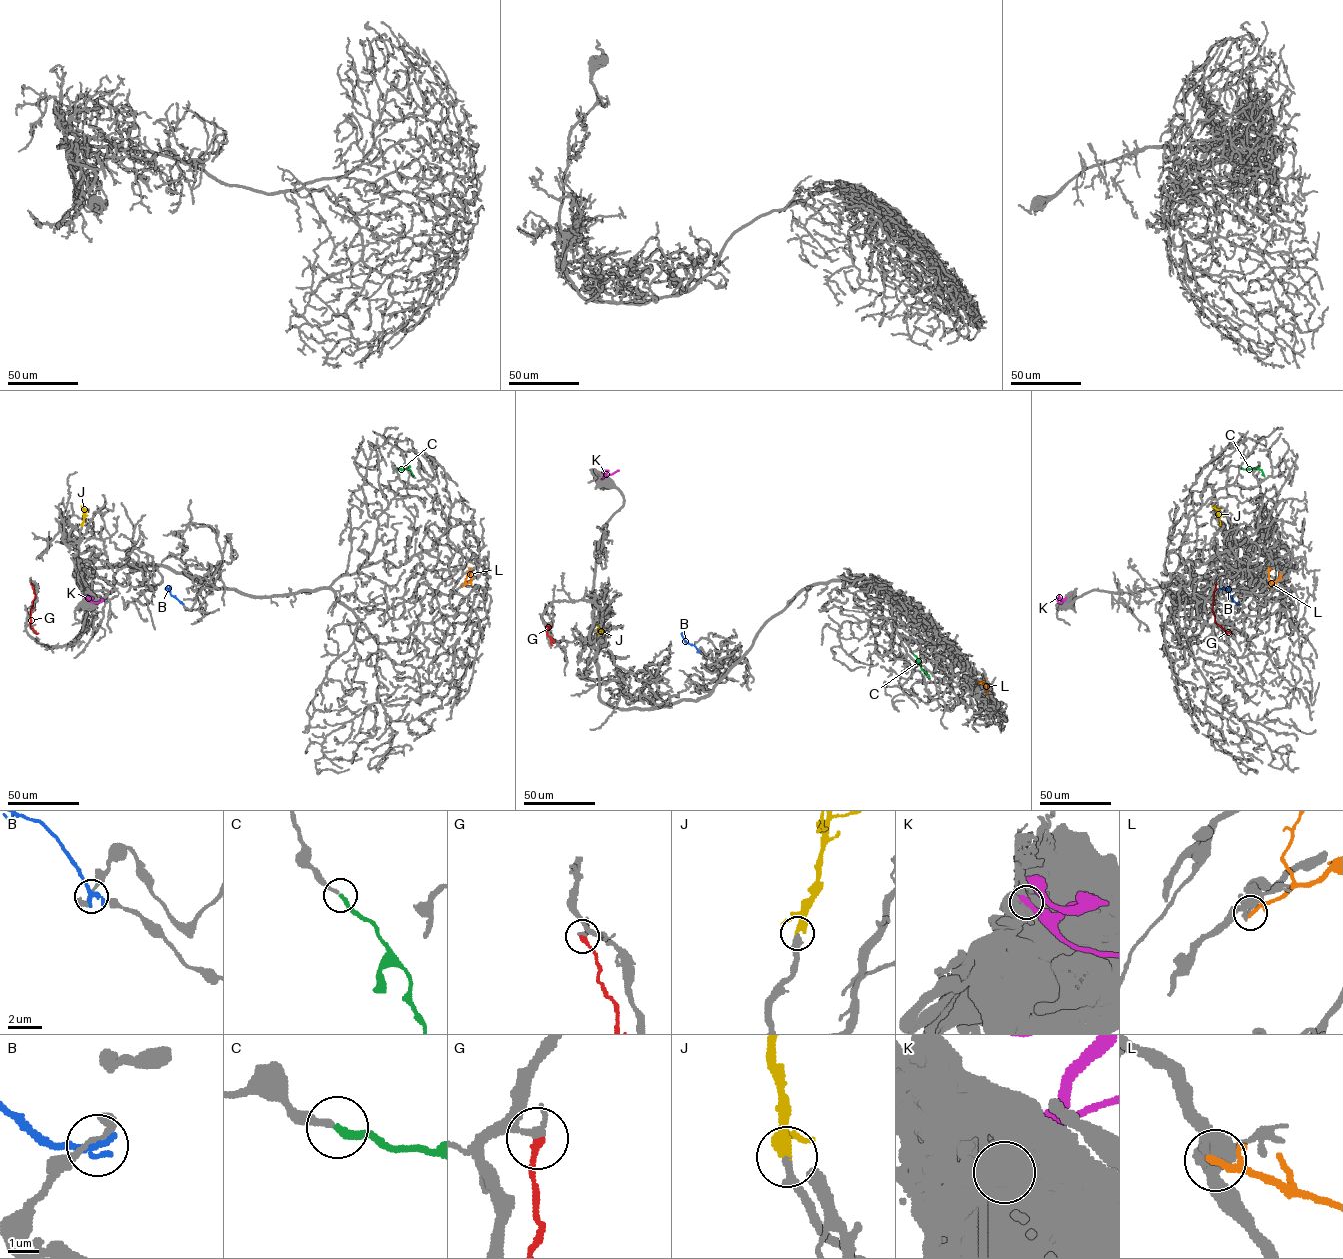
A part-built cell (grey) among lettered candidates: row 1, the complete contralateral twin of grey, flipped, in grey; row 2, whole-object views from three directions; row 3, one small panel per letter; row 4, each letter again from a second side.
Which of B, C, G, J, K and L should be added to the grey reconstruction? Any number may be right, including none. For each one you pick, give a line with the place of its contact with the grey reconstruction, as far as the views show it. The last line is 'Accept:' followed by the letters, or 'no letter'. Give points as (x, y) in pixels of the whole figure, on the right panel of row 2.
C: meets grey at (1241, 468)
J: meets grey at (1220, 525)
Accept: C, J

